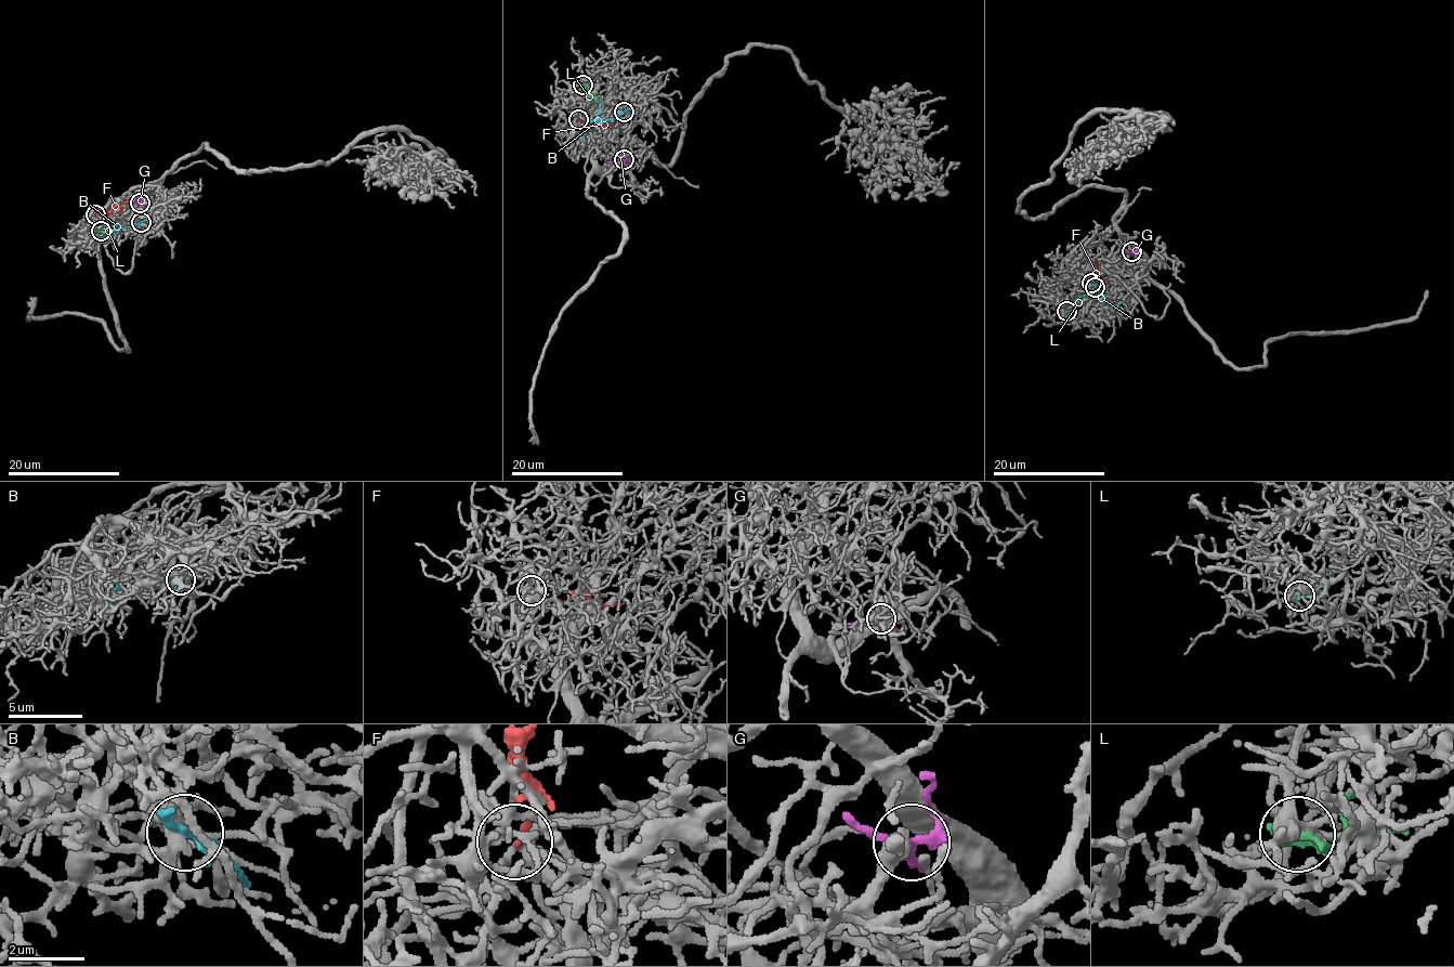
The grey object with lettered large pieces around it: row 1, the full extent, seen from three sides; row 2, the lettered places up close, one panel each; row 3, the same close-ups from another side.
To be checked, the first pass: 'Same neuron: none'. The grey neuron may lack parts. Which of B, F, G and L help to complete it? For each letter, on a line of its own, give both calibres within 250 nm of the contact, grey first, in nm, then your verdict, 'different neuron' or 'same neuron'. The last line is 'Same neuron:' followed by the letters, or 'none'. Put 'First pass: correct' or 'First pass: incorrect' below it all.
B: 340/150 nm | different neuron
F: 280/160 nm | different neuron
G: 320/180 nm | same neuron
L: 300/190 nm | different neuron
Same neuron: G
First pass: incorrect

